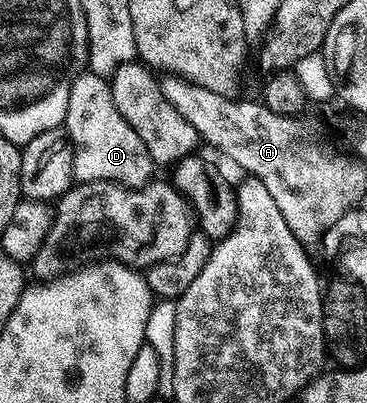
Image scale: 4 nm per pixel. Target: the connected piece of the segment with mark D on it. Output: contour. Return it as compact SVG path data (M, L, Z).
M81 72L70 90L63 129L72 143L72 177L81 182L117 182L120 186L139 188L153 181L154 163L146 144L126 124L114 104L109 79L91 72Z

